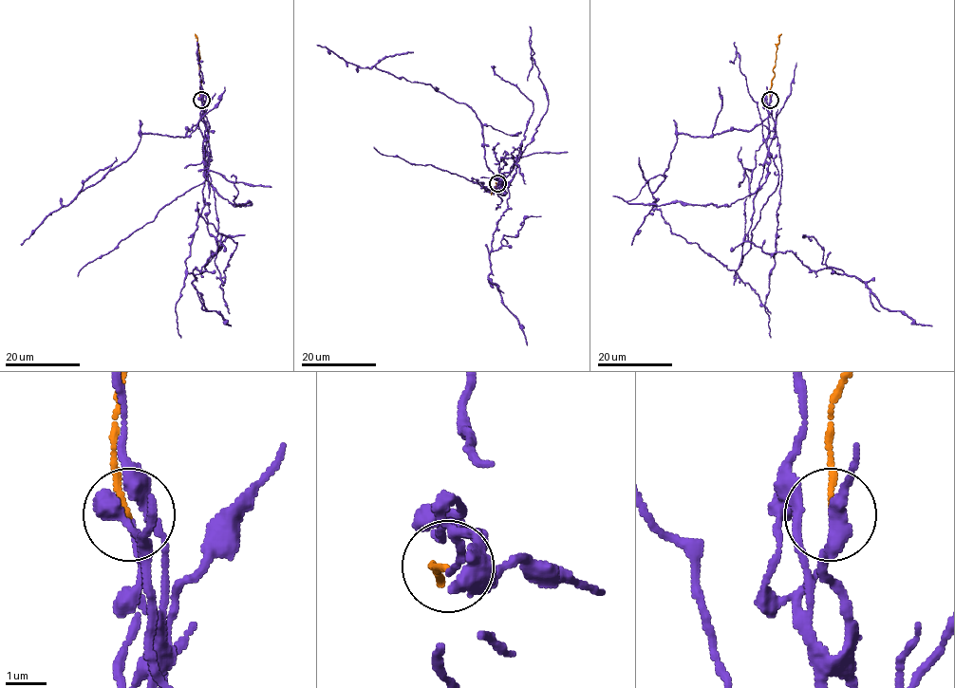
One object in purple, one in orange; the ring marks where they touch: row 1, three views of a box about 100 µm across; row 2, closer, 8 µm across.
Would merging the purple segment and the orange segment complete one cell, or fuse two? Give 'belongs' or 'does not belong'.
does not belong

